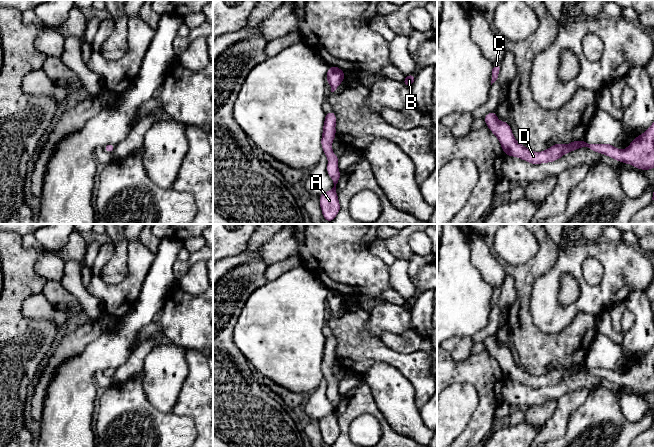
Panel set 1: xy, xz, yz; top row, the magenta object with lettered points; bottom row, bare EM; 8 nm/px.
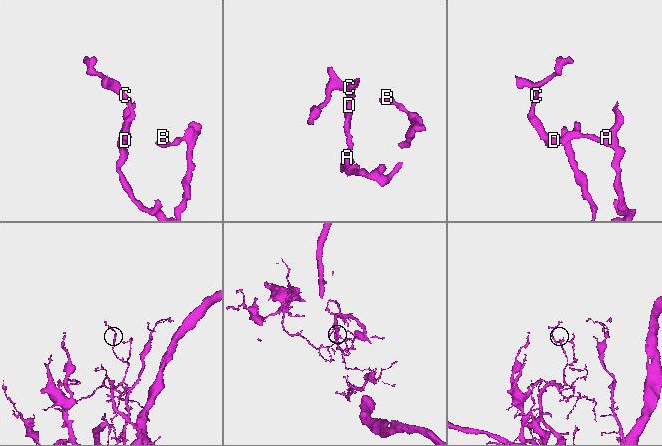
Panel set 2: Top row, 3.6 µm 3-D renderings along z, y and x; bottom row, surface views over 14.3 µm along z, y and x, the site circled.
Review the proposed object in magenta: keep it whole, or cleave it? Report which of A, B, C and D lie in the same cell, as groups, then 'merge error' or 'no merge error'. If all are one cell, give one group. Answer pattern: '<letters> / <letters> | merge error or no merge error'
A B C D | no merge error

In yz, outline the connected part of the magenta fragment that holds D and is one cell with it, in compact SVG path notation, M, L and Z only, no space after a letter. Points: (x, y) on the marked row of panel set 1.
M496 111L486 114L483 119L489 130L499 140L505 155L520 158L533 165L554 162L562 158L566 153L581 147L587 147L591 151L607 155L619 162L633 165L640 170L654 169L654 122L643 134L635 137L624 150L617 149L614 145L607 143L589 144L584 139L581 141L573 140L567 145L558 142L545 151L533 152L515 140L508 121L499 121Z

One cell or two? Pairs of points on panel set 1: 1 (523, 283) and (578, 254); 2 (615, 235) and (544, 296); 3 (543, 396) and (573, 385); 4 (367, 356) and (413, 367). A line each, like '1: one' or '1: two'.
1: two
2: two
3: one
4: one

